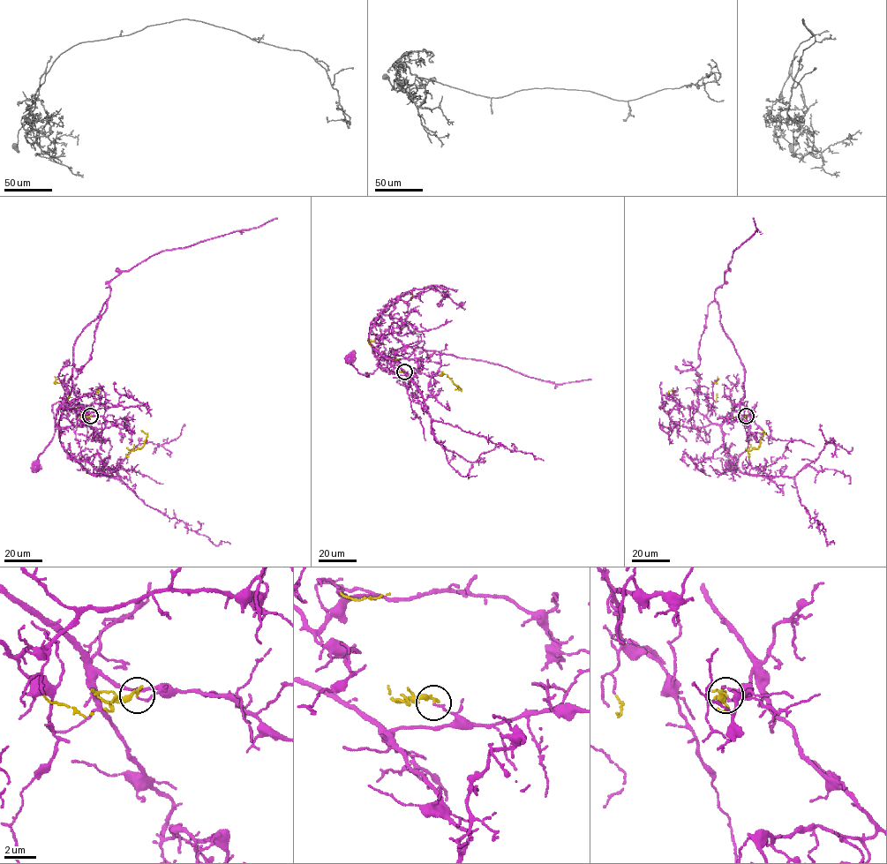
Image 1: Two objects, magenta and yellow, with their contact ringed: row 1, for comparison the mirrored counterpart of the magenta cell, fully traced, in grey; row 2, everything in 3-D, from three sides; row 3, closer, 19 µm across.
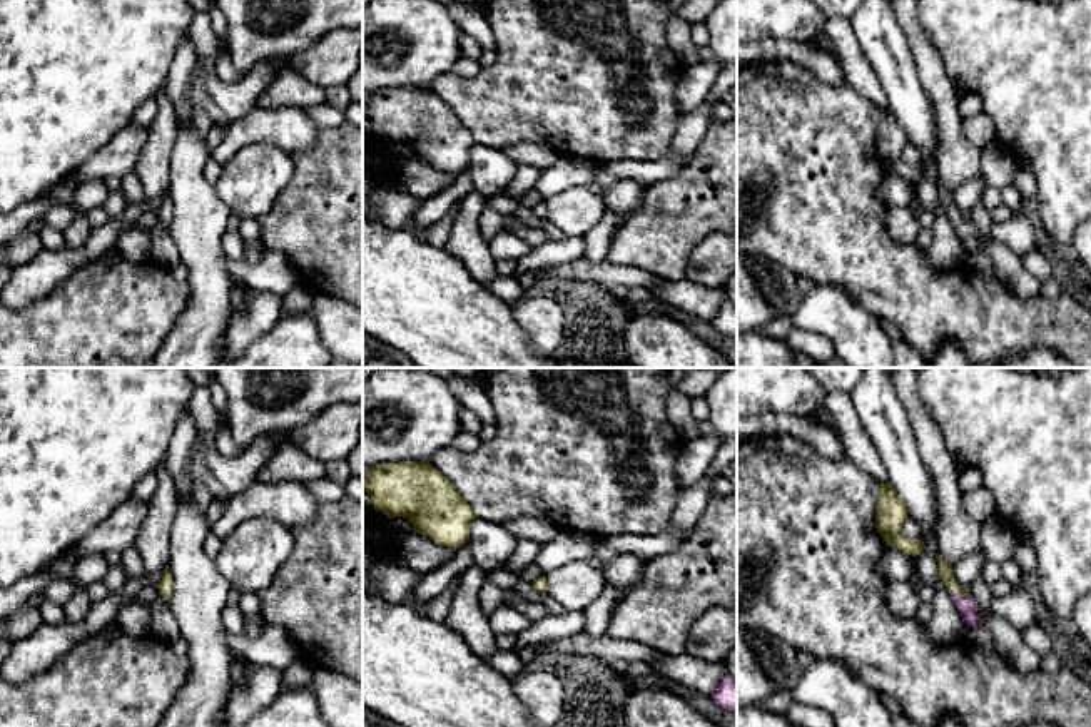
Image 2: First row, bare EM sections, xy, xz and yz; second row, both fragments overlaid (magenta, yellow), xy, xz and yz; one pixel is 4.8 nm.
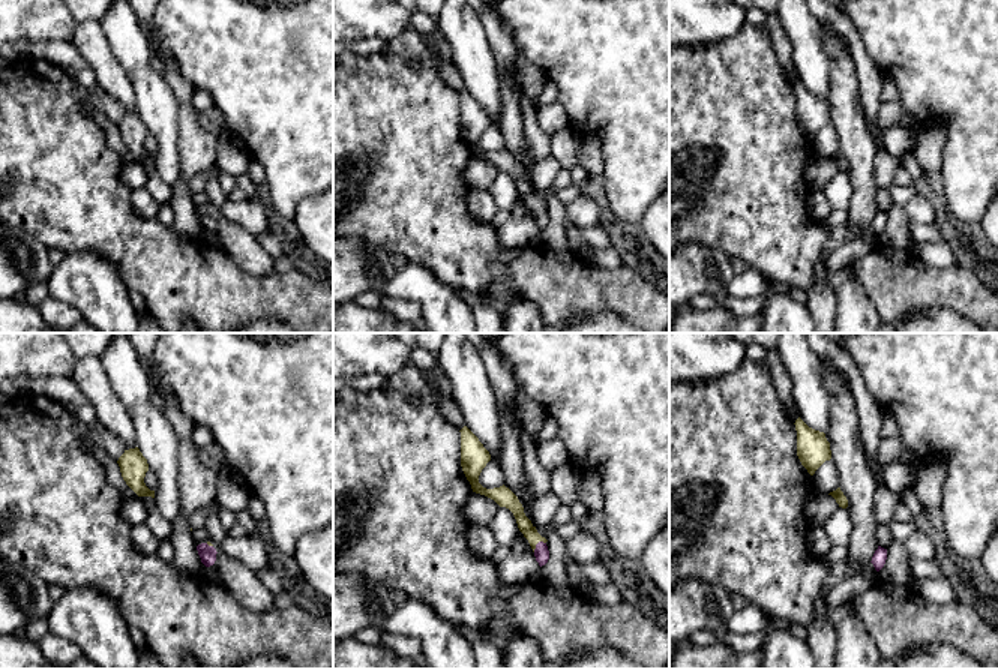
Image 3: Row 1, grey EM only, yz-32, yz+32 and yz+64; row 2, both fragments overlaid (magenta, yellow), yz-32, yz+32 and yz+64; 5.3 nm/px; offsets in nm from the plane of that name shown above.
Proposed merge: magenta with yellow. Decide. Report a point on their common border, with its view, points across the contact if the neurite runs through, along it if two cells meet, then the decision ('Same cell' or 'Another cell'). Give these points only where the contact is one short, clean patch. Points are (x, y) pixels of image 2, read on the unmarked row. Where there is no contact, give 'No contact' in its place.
Touches magenta at yz (959, 221). Another cell

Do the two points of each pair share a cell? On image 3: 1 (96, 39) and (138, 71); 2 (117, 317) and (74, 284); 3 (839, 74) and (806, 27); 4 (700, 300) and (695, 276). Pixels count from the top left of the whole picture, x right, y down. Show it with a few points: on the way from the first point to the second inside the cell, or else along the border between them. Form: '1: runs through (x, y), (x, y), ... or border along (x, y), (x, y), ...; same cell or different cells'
1: border along (98, 21), (128, 81); different cells
2: runs through (107, 306), (84, 284); same cell
3: border along (817, 20), (817, 35), (827, 60), (829, 84); different cells
4: border along (718, 299), (709, 294), (697, 294), (688, 303); different cells

